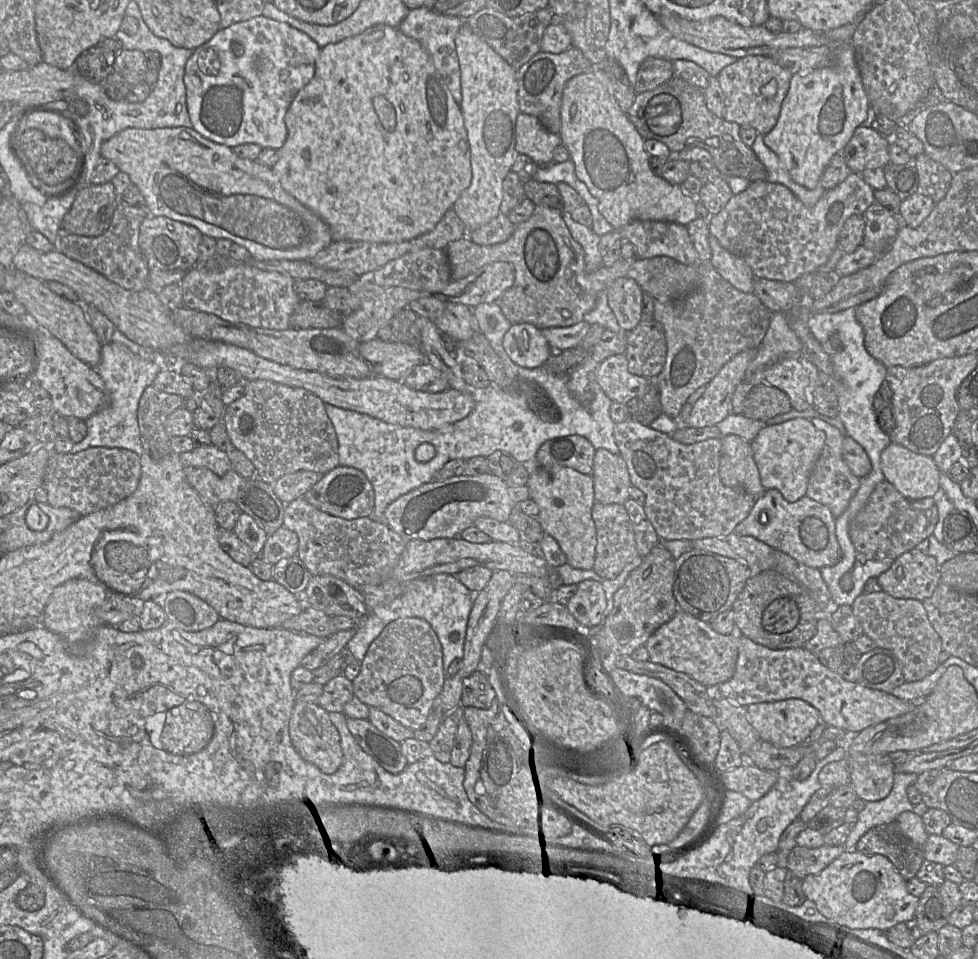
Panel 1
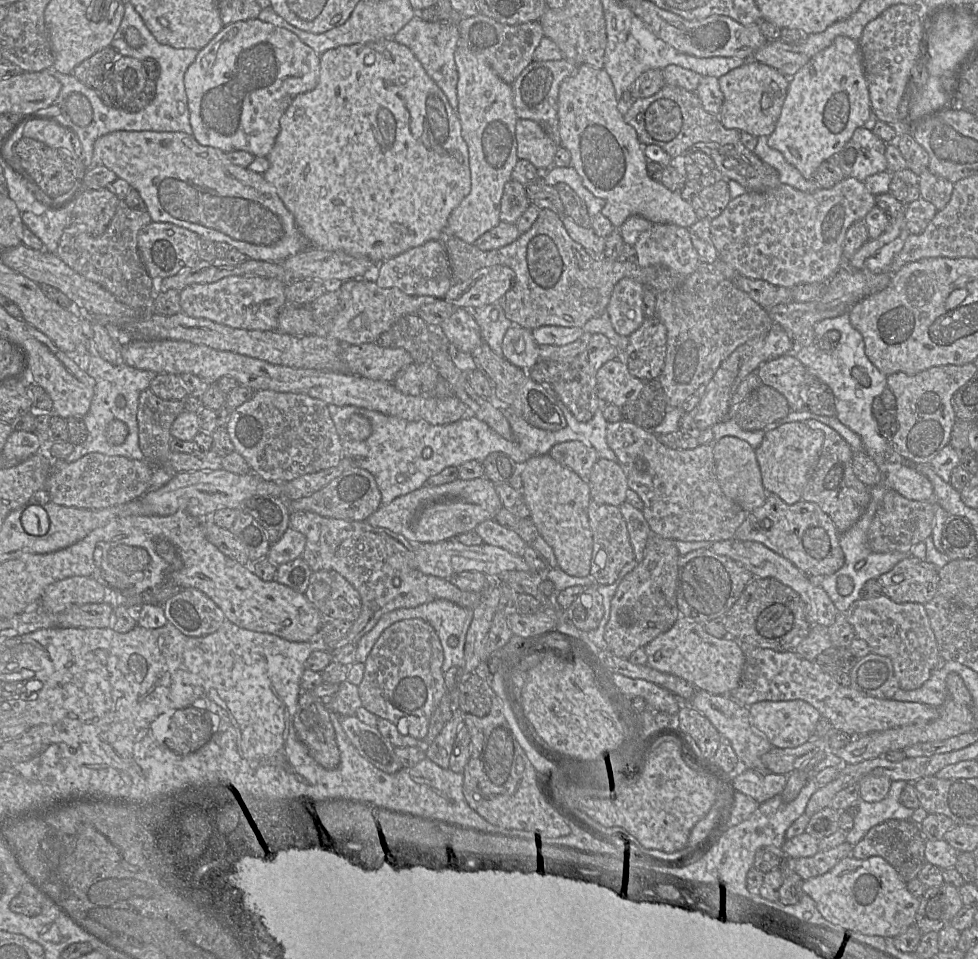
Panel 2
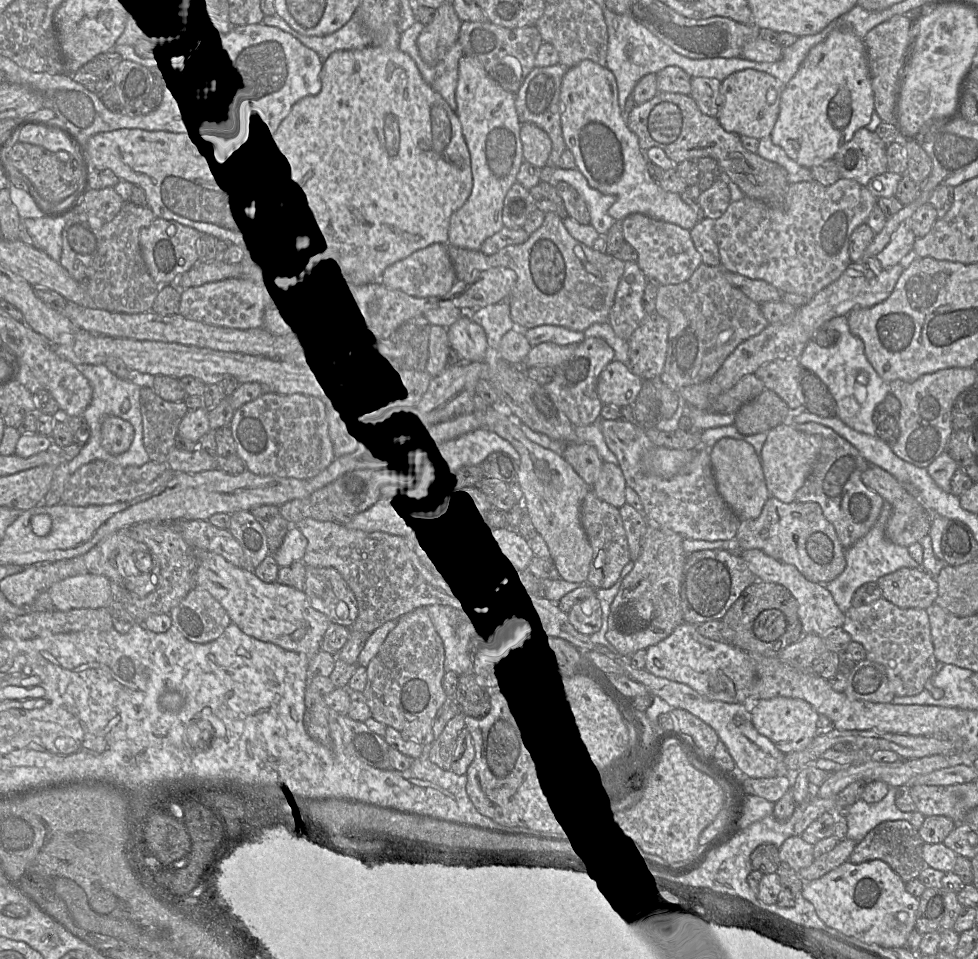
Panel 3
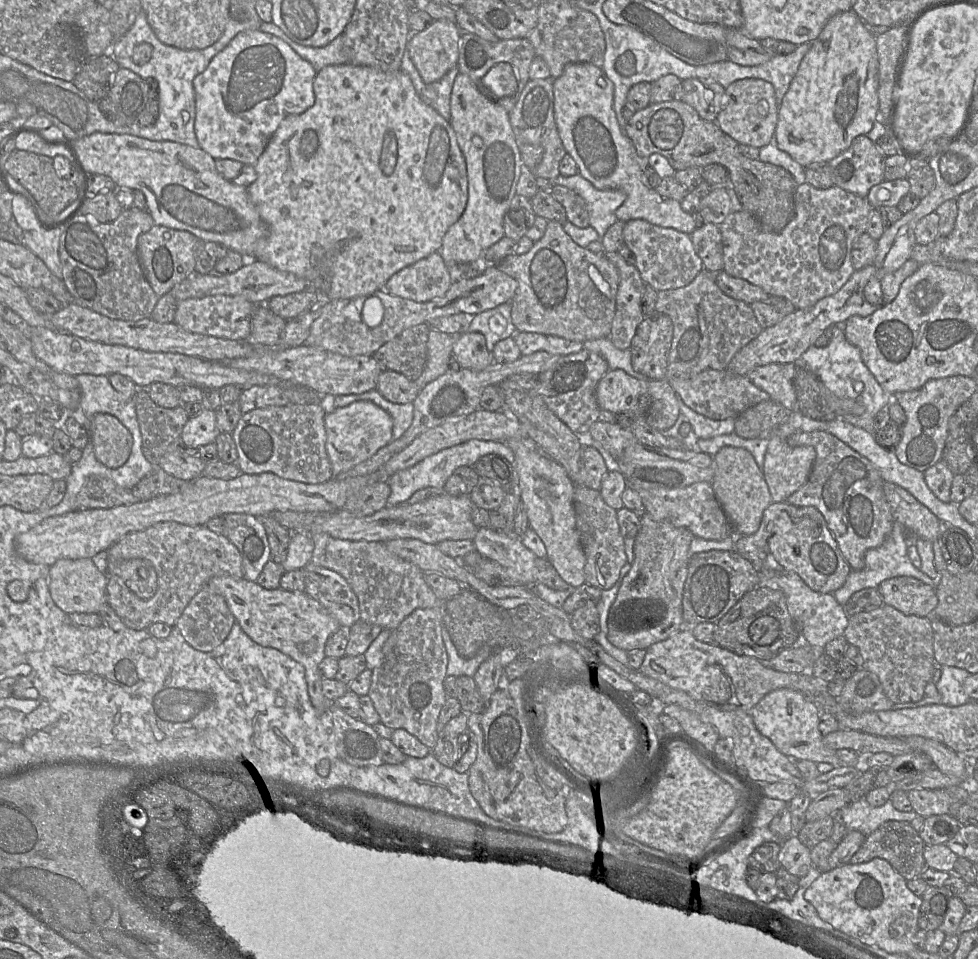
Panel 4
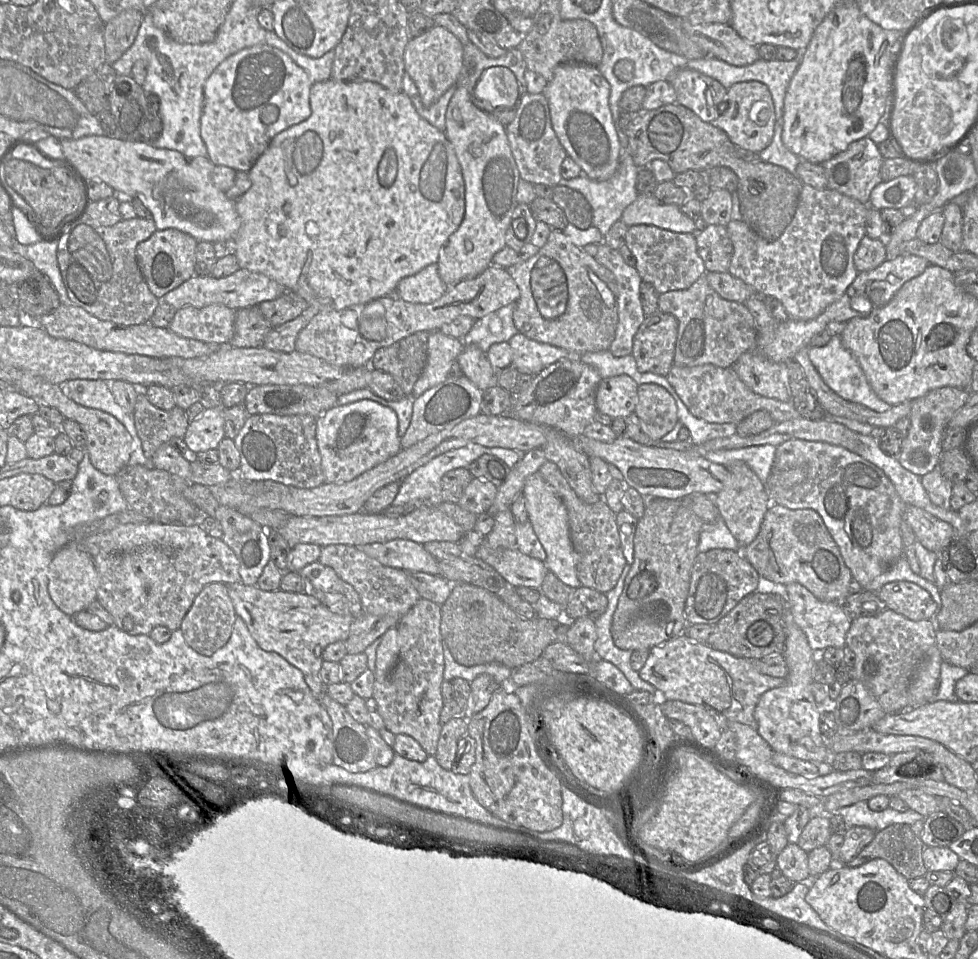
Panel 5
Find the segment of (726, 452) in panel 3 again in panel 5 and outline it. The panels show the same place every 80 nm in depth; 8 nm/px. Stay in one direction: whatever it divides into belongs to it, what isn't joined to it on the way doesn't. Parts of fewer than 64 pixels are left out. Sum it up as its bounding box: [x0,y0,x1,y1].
[714,461,770,547]

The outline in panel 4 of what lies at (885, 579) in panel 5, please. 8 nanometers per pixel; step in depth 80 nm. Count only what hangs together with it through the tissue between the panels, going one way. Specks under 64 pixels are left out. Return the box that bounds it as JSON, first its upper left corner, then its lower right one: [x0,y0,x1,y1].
[833,521,936,606]

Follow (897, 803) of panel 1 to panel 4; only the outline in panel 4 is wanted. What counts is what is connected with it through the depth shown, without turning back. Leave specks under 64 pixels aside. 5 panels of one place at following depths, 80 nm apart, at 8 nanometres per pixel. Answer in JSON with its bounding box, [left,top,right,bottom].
[841,798,918,837]

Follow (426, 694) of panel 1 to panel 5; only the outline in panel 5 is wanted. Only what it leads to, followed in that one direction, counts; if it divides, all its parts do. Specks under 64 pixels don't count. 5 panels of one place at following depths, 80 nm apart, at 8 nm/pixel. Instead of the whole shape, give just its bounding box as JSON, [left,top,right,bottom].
[372,599,444,755]

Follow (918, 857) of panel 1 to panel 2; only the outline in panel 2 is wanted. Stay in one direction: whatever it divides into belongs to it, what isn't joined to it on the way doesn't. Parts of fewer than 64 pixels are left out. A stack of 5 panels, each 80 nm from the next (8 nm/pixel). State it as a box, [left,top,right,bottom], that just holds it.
[851,819,926,882]

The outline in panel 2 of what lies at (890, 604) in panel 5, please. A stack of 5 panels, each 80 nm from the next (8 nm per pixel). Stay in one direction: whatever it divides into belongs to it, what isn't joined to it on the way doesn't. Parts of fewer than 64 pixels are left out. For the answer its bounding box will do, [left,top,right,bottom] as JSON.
[877,555,939,605]

